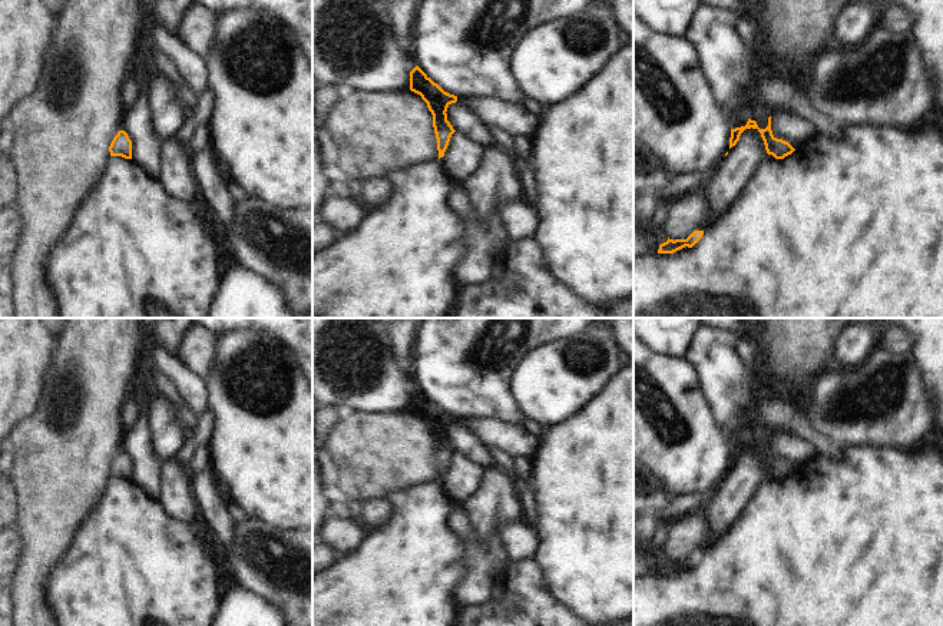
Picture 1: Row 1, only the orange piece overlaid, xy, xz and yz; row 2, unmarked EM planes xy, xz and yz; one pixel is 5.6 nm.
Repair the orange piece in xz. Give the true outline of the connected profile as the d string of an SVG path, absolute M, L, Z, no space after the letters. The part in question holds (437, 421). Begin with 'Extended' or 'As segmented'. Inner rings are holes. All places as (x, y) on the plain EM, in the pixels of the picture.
As segmented. M418 387L410 393L410 411L420 415L433 435L439 480L444 477L451 456L456 453L447 441L447 428L457 423L457 417L444 413Z

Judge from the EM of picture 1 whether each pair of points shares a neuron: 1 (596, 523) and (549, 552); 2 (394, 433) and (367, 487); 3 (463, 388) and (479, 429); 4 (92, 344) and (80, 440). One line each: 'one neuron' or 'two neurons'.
1: one neuron
2: one neuron
3: two neurons
4: one neuron

